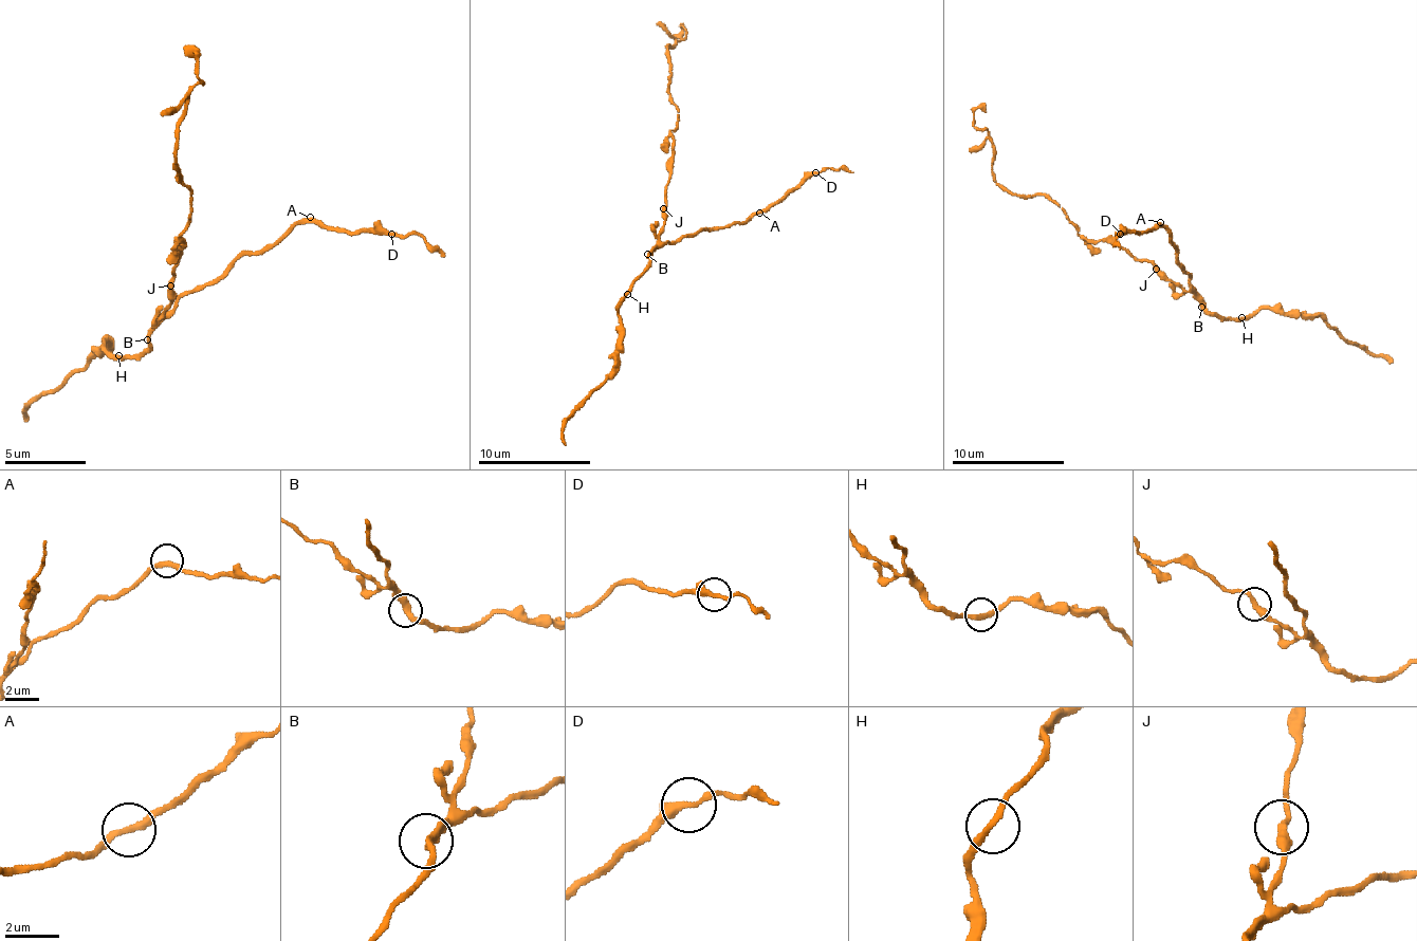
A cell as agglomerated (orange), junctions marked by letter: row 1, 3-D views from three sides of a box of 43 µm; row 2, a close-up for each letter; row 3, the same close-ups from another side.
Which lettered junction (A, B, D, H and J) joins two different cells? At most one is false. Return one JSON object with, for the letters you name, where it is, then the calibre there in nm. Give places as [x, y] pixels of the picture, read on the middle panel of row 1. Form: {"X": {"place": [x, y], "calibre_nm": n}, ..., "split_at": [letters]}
{"split_at": []}

